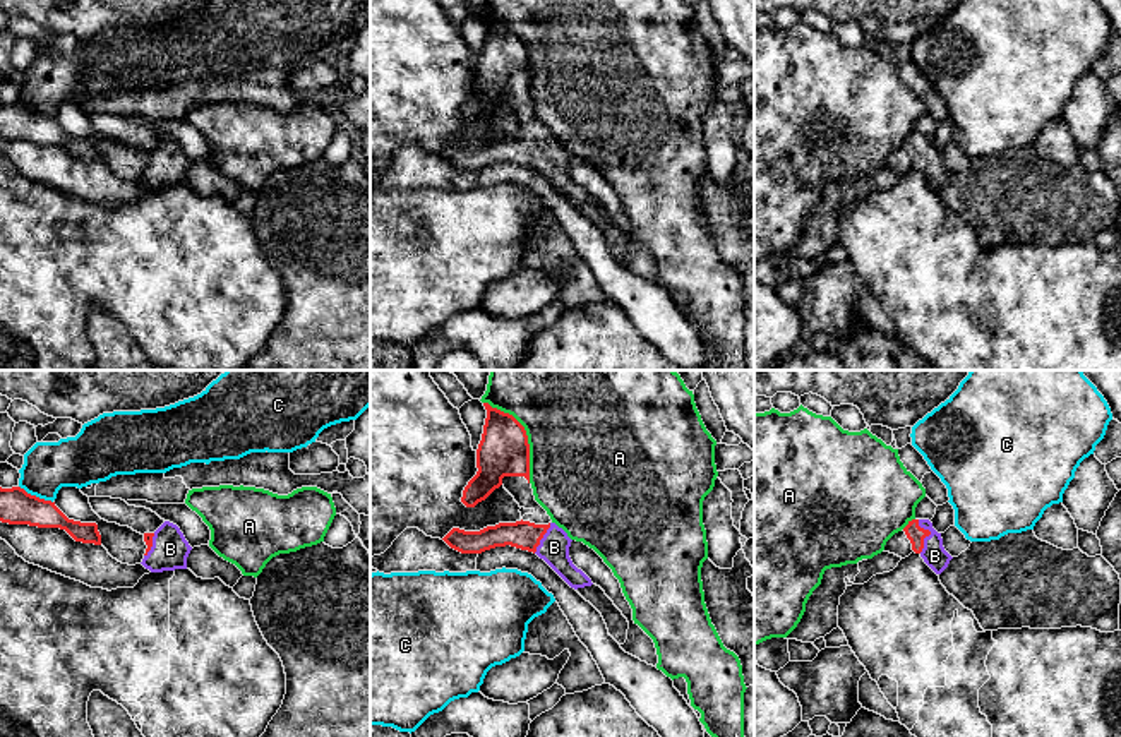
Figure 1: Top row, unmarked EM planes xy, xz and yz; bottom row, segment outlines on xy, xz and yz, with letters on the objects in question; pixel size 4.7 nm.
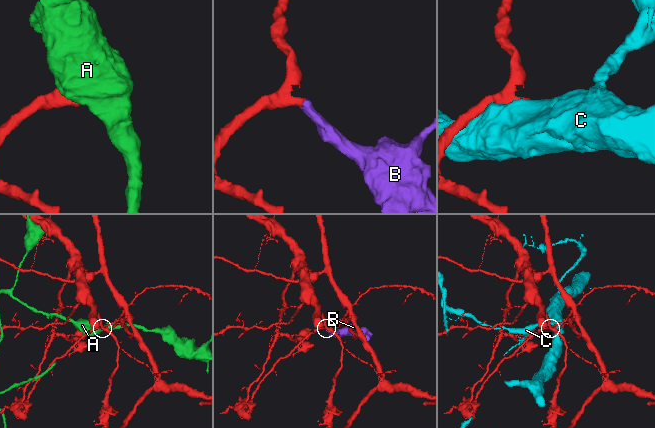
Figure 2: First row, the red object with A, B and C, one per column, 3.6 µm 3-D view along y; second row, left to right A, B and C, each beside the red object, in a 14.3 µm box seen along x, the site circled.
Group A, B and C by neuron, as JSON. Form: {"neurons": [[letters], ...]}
{"neurons": [["A"], ["B"], ["C"]]}

